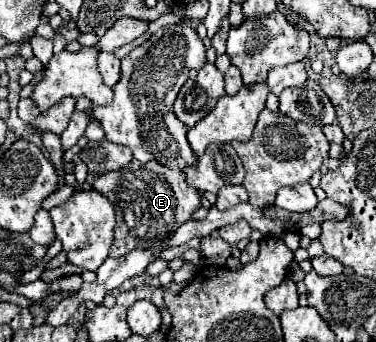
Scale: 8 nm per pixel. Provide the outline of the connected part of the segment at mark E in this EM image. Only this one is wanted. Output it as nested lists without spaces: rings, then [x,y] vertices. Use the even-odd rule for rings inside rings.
[[[132,160],[122,170],[98,176],[92,188],[104,194],[116,210],[114,242],[110,246],[112,258],[122,258],[136,248],[164,246],[164,242],[168,242],[168,238],[172,236],[172,230],[176,230],[176,226],[182,226],[182,222],[188,222],[192,212],[202,206],[200,194],[196,188],[188,186],[186,174],[164,168],[158,162],[140,164]]]

